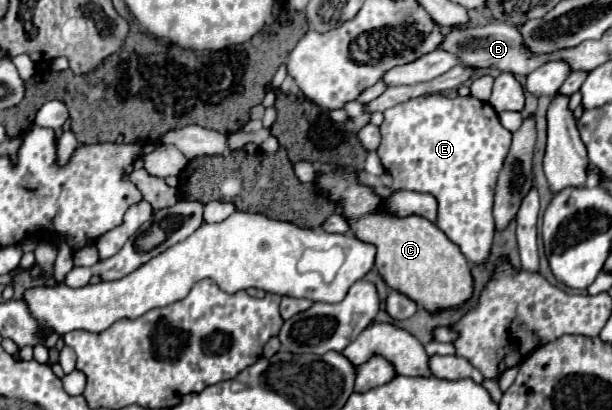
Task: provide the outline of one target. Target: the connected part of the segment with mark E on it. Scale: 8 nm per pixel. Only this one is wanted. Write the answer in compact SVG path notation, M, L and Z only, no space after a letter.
M440 94L420 96L408 102L402 102L384 112L384 122L380 126L382 144L378 148L378 156L384 168L392 174L392 188L400 190L416 190L428 192L438 200L438 222L436 226L462 250L462 254L478 264L488 258L490 244L494 236L494 190L496 176L504 166L504 156L508 156L508 148L512 142L512 134L500 126L498 114L486 102L480 102L472 96L466 98L446 98Z

